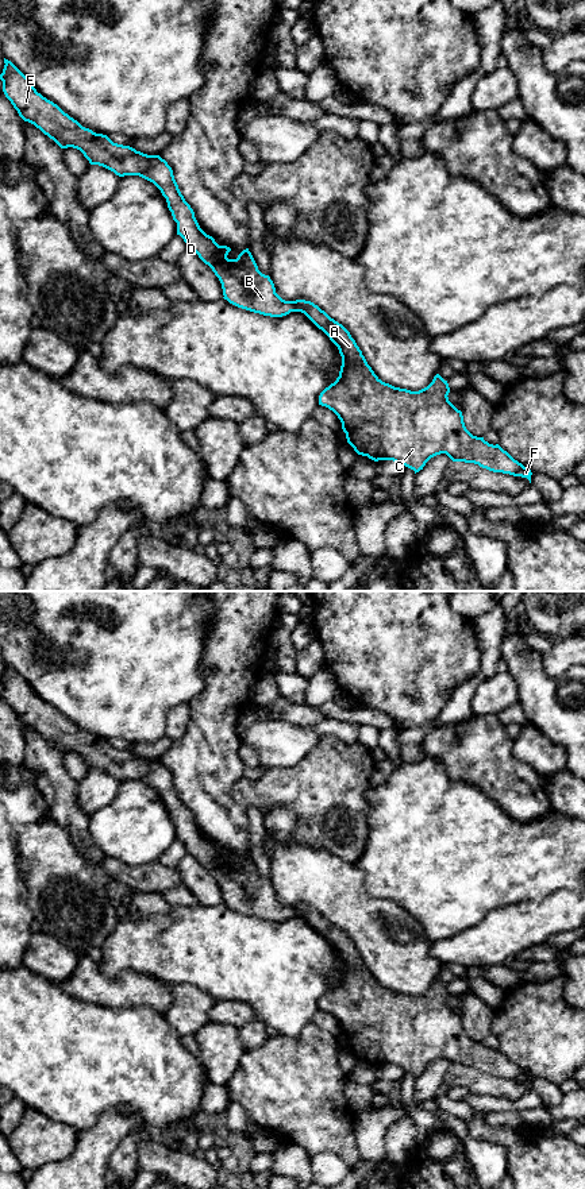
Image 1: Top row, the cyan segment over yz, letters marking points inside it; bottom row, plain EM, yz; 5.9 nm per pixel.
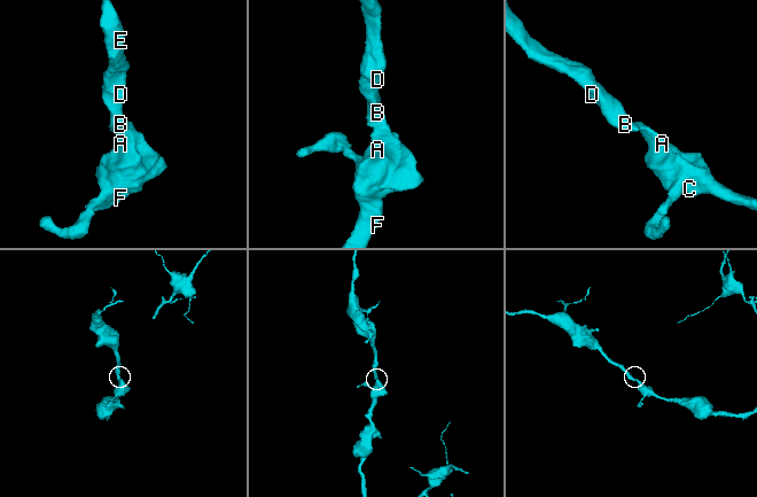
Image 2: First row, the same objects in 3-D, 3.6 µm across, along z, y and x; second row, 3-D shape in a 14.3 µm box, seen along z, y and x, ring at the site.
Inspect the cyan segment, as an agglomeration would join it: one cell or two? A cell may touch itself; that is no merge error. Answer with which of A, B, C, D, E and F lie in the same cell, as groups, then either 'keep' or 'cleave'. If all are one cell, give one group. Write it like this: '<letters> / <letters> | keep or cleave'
A B C D E F | keep

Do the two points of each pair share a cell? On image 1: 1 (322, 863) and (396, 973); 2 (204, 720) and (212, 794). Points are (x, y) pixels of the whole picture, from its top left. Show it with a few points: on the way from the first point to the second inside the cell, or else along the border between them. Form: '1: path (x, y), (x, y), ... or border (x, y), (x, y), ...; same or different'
1: path (335, 890), (389, 946); same
2: path (208, 738), (208, 775); same

